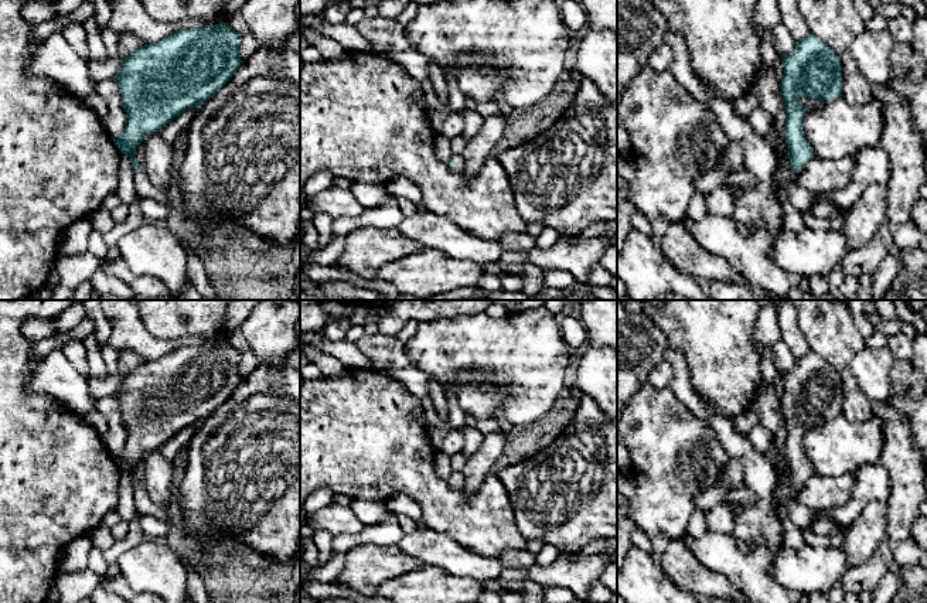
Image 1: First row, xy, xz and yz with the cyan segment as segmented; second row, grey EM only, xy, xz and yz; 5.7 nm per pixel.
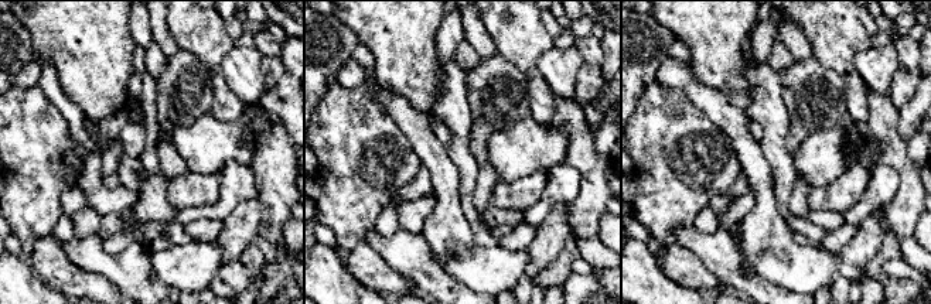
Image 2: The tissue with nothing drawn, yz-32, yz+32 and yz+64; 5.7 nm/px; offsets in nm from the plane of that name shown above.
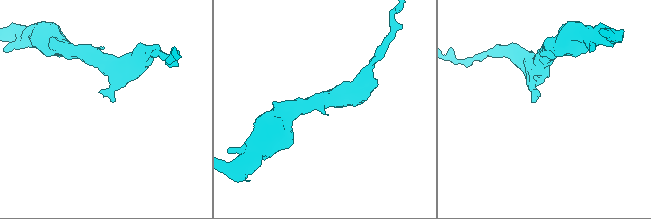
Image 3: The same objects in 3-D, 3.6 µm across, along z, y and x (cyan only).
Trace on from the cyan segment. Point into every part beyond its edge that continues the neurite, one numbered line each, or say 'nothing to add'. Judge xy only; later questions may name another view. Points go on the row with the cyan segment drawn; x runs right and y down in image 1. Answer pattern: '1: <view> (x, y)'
1: xy (145, 188)

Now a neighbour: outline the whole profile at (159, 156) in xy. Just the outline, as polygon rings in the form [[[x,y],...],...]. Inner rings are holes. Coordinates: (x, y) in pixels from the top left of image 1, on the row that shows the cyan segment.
[[[157,132],[143,139],[143,150],[144,170],[151,184],[160,190],[168,190],[177,181],[173,144]]]

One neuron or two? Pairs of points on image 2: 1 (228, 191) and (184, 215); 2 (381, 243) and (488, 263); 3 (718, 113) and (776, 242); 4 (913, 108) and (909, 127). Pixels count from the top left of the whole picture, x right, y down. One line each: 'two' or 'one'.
1: one
2: two
3: one
4: one

